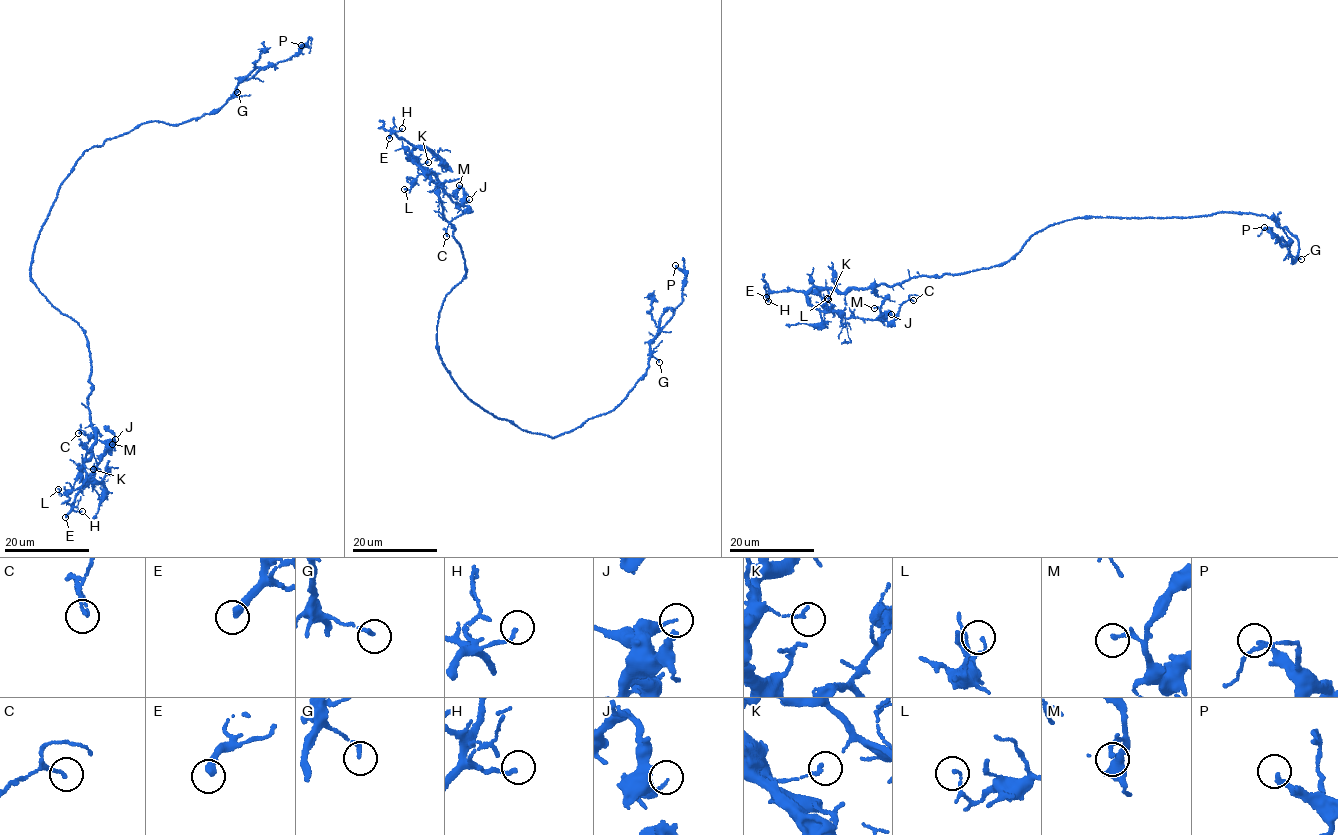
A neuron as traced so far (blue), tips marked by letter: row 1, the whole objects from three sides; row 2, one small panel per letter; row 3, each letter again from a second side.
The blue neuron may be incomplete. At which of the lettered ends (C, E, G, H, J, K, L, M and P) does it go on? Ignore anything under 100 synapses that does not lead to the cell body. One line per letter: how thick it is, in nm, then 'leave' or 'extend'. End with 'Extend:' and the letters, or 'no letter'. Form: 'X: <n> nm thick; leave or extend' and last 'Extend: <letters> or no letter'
C: 140 nm thick; leave
E: 340 nm thick; extend
G: 160 nm thick; leave
H: 150 nm thick; leave
J: 150 nm thick; leave
K: 130 nm thick; leave
L: 90 nm thick; leave
M: 120 nm thick; leave
P: 200 nm thick; leave
Extend: E

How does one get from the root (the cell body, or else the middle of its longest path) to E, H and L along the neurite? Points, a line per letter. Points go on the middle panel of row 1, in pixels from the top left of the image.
E: (450, 372), (437, 320), (465, 274), (463, 251), (436, 175), (419, 165), (413, 146), (389, 138)
H: (450, 372), (437, 320), (465, 274), (463, 251), (436, 175), (393, 132), (402, 128)
L: (450, 372), (437, 320), (465, 274), (463, 251), (436, 175), (415, 160), (424, 171), (404, 189)

